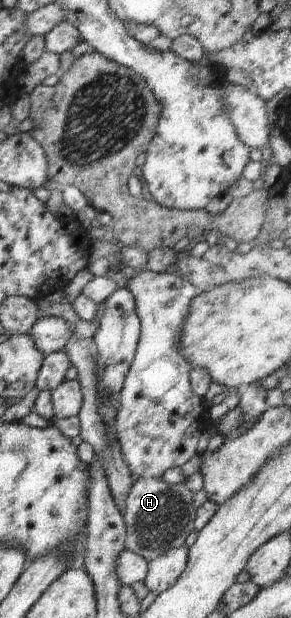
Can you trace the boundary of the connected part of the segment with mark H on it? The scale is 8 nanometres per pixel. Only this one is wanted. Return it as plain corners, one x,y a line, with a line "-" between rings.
141,478
134,482
125,498
125,549
149,563
169,550
184,546
189,534
194,532
196,509
193,497
186,484
168,484
161,478

